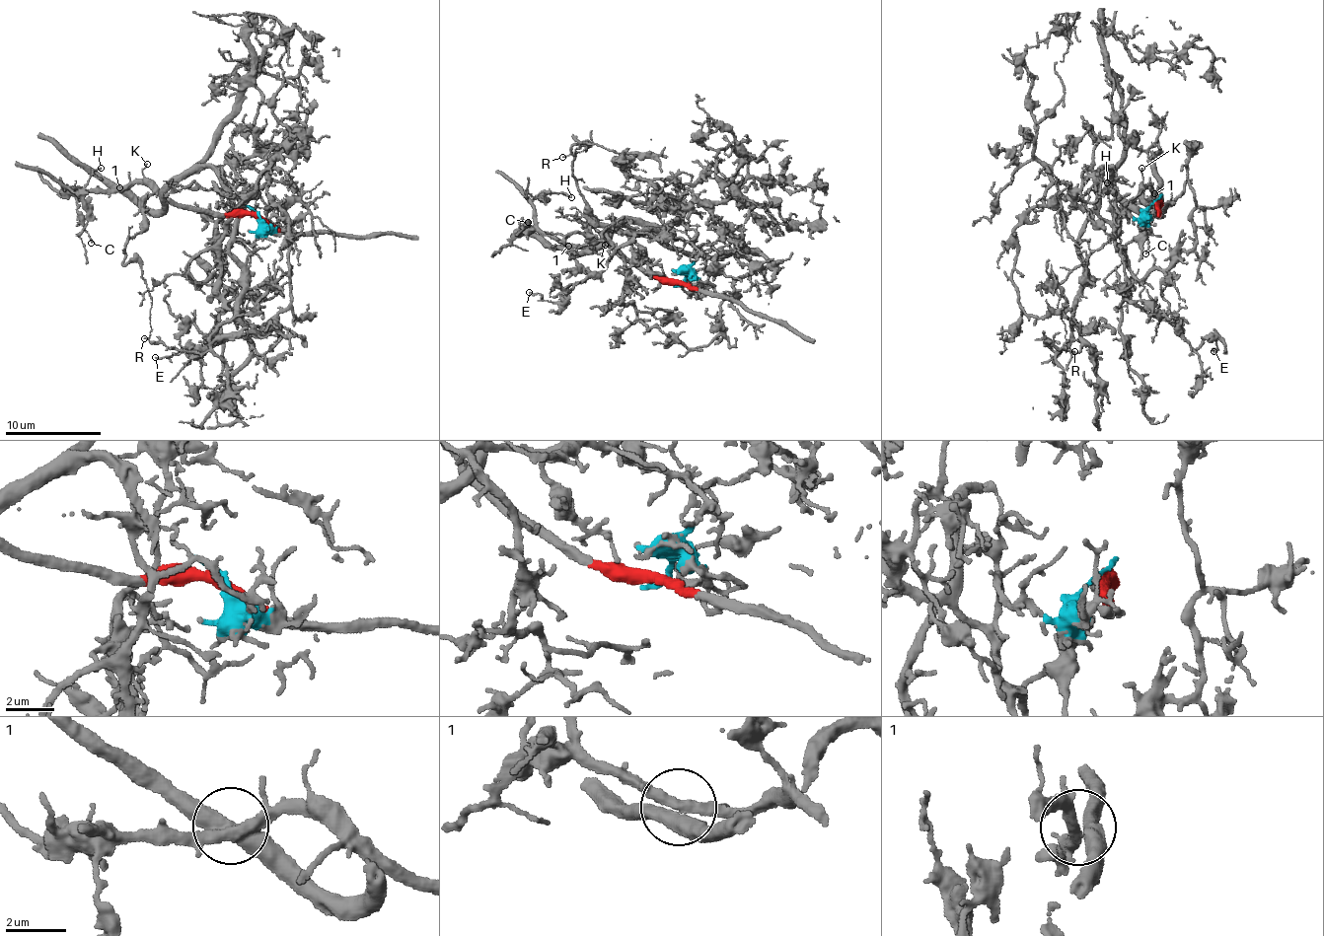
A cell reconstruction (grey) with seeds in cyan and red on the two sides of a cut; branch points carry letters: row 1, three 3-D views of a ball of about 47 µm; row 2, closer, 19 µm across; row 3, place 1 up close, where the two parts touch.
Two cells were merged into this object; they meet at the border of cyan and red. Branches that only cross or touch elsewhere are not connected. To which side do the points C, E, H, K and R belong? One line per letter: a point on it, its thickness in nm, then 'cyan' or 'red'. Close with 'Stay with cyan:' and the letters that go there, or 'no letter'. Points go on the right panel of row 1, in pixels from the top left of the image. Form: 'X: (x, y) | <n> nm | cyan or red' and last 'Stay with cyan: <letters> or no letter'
C: (1145, 253) | 110 nm | red
E: (1213, 351) | 140 nm | cyan
H: (1107, 182) | 120 nm | red
K: (1141, 168) | 130 nm | red
R: (1074, 351) | 100 nm | red
Stay with cyan: E

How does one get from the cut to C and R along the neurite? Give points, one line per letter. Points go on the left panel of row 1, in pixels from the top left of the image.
C: (256, 214), (183, 208), (167, 195), (143, 183), (89, 189), (77, 198), (77, 217), (92, 244)
R: (256, 214), (145, 201), (121, 251), (151, 304), (144, 338)

